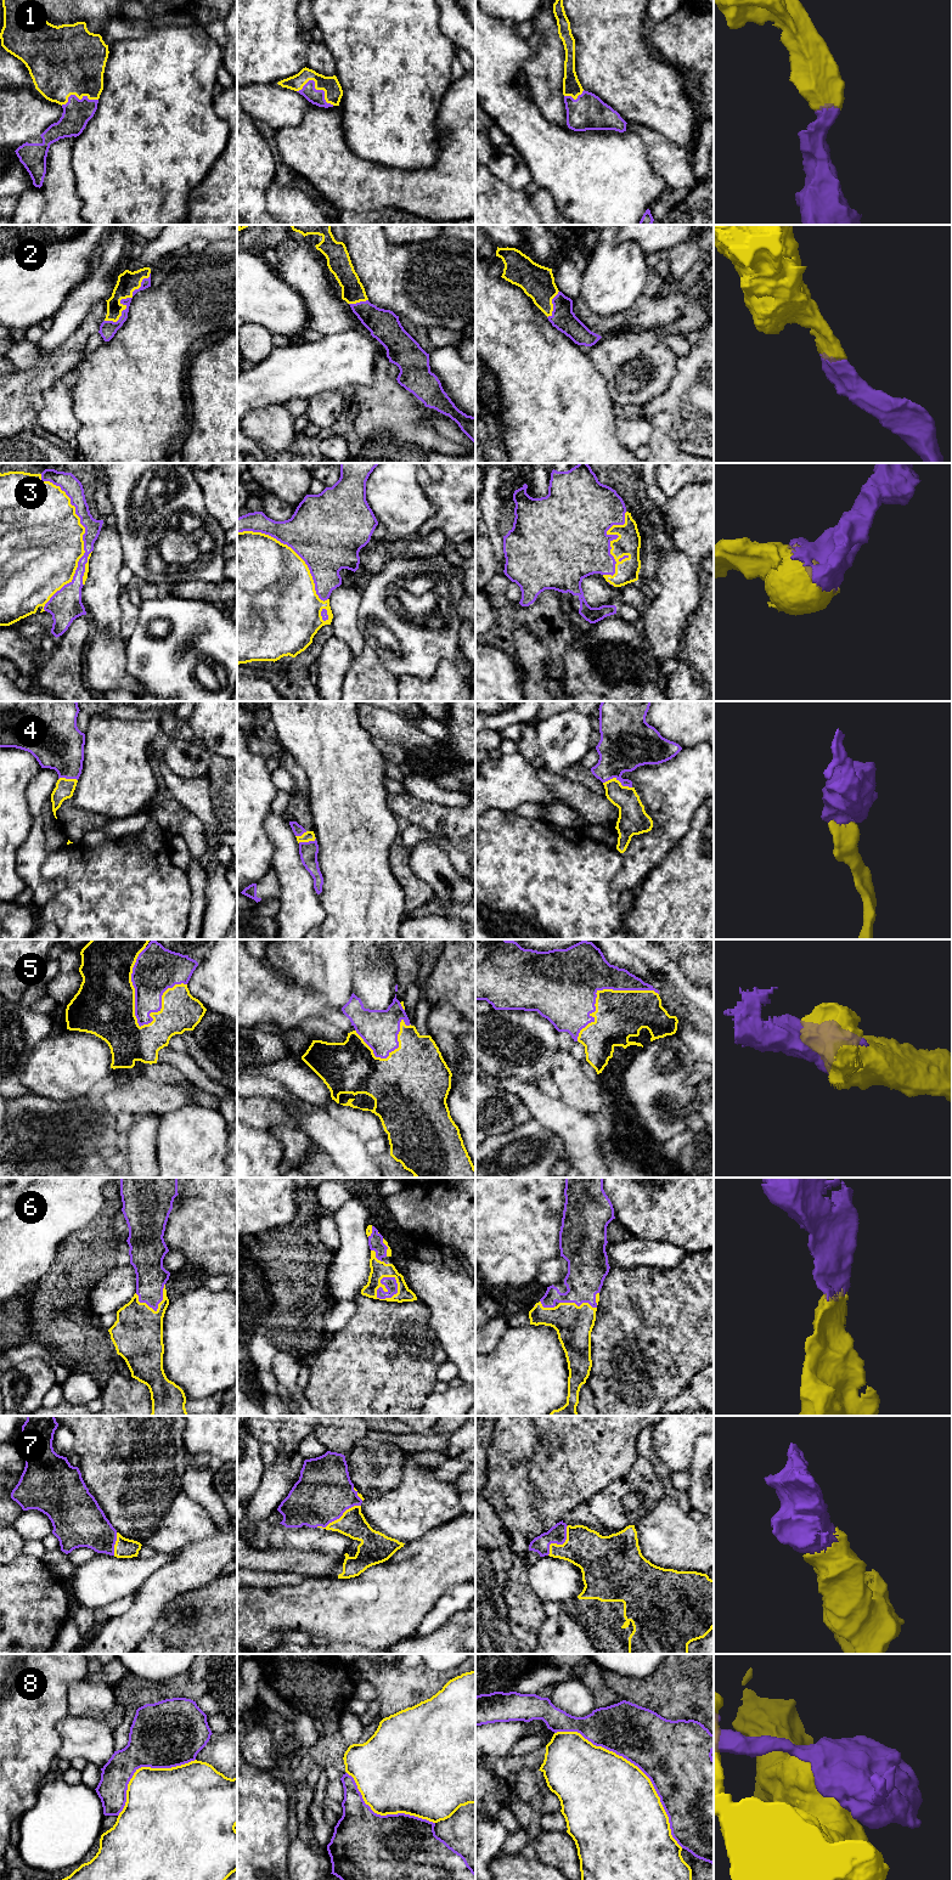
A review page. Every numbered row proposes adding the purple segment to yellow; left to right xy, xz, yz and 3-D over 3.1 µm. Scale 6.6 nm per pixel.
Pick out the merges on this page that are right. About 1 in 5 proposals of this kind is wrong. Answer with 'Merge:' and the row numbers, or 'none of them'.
Merge: 1, 2, 3, 4, 5, 6, 7

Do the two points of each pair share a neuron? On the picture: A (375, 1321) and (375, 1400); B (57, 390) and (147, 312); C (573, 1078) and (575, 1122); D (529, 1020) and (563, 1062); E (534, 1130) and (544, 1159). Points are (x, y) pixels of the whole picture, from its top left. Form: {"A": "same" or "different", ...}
{"A": "same", "B": "different", "C": "different", "D": "different", "E": "same"}

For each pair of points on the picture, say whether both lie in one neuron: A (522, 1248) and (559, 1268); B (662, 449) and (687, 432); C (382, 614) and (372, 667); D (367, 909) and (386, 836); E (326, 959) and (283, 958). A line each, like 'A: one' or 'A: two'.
A: two
B: two
C: two
D: one
E: one

